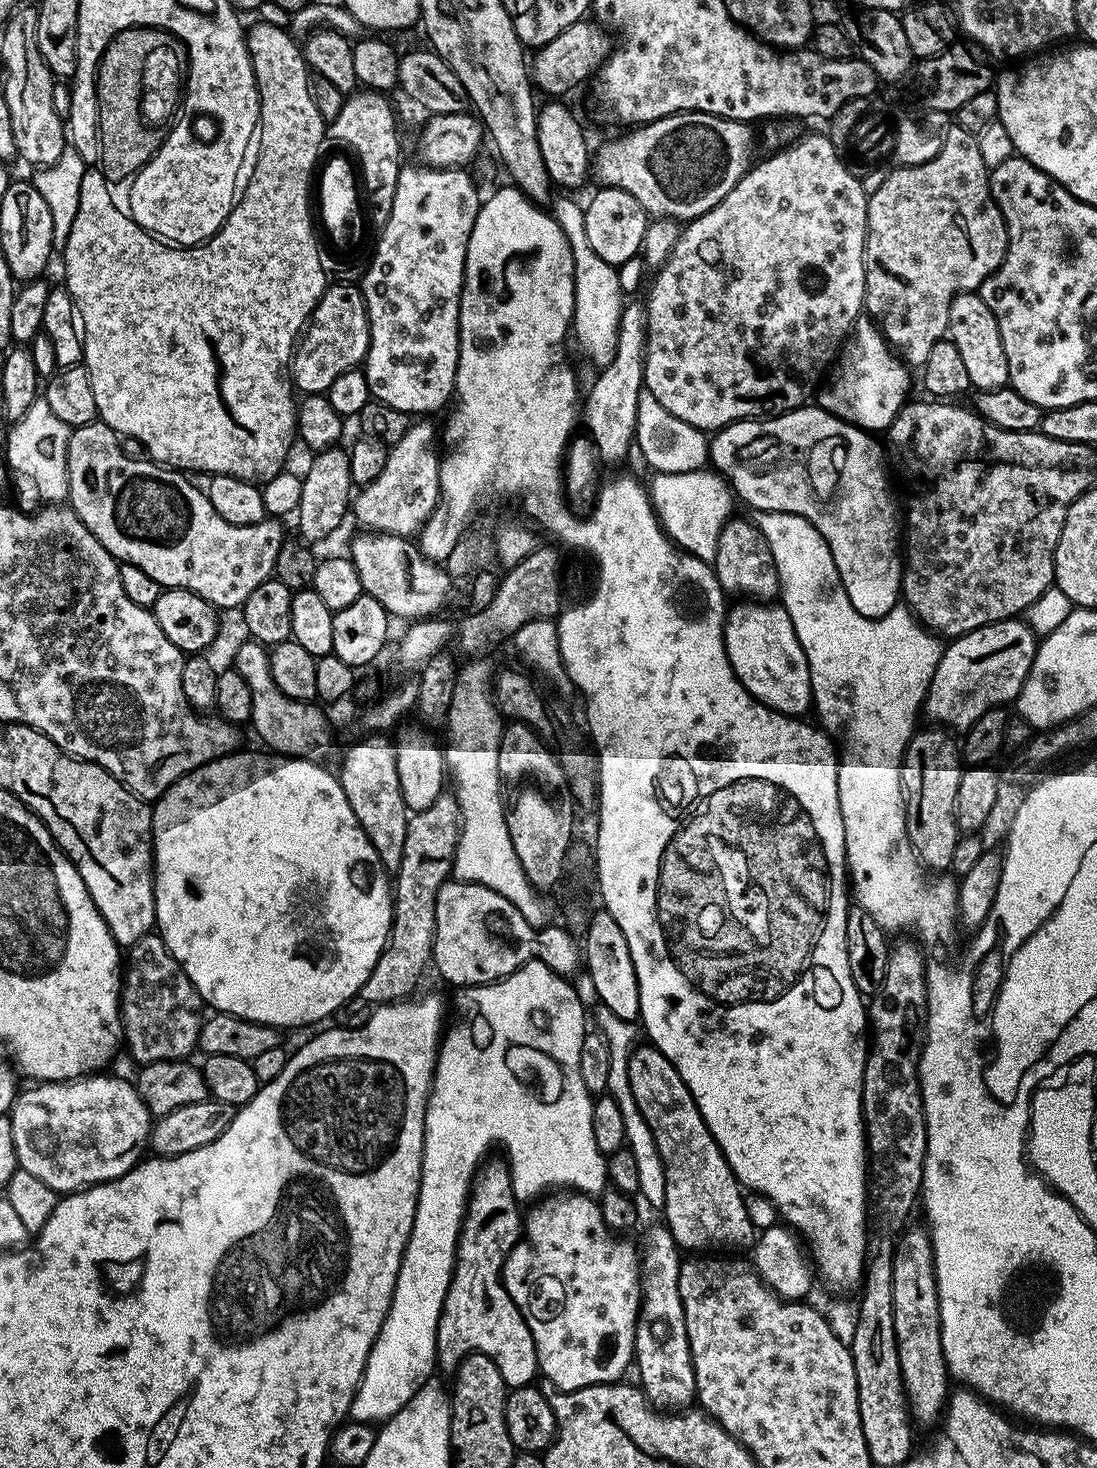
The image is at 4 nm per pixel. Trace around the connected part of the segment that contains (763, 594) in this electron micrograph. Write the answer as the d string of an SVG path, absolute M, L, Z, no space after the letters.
M729 518L718 536L717 556L714 561L716 577L725 593L737 592L737 597L752 602L772 602L781 595L782 577L778 574L774 554L762 534L762 530L751 519Z

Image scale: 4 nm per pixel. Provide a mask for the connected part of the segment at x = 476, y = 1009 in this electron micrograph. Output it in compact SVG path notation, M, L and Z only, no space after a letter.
M537 958L526 961L521 968L511 972L503 980L492 984L477 984L475 988L460 988L456 996L456 1028L449 1027L443 1033L440 1050L436 1053L436 1070L432 1078L432 1091L428 1093L428 1109L424 1115L424 1157L420 1171L420 1189L416 1199L416 1213L410 1230L408 1244L404 1248L404 1257L398 1270L398 1278L394 1286L392 1304L388 1307L386 1318L382 1322L382 1330L378 1330L376 1340L372 1343L370 1354L366 1358L364 1373L360 1376L360 1384L352 1399L350 1416L357 1424L369 1426L379 1425L397 1414L406 1402L414 1397L420 1387L433 1375L432 1368L436 1364L436 1331L438 1318L442 1314L442 1302L446 1298L446 1290L450 1286L452 1268L456 1265L456 1243L460 1237L460 1223L464 1221L464 1205L468 1203L468 1189L472 1187L472 1177L482 1161L489 1155L488 1147L492 1140L501 1144L508 1151L506 1163L512 1171L512 1188L516 1191L517 1201L535 1201L553 1190L575 1190L585 1194L599 1194L608 1184L608 1162L594 1143L594 1126L592 1125L593 1093L586 1090L586 1082L582 1082L582 1073L578 1070L578 1054L582 1054L582 1038L586 1031L584 1025L584 1004L580 996L553 970Z

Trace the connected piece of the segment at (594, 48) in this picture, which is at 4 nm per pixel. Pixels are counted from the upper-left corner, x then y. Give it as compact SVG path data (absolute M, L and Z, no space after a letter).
M588 18L574 22L574 26L566 26L566 30L558 34L558 38L550 38L550 42L535 49L533 56L536 57L531 57L530 60L533 85L548 95L545 97L560 98L563 97L560 96L563 92L570 91L575 84L582 83L584 79L587 81L614 47L613 41L608 41L607 35L609 33L599 23Z

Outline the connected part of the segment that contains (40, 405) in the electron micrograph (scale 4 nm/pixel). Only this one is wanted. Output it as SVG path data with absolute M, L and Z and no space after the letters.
M38 398L22 414L20 420L11 425L6 441L8 457L6 463L13 473L25 476L36 487L44 502L64 502L68 499L68 434L69 427L42 398Z

